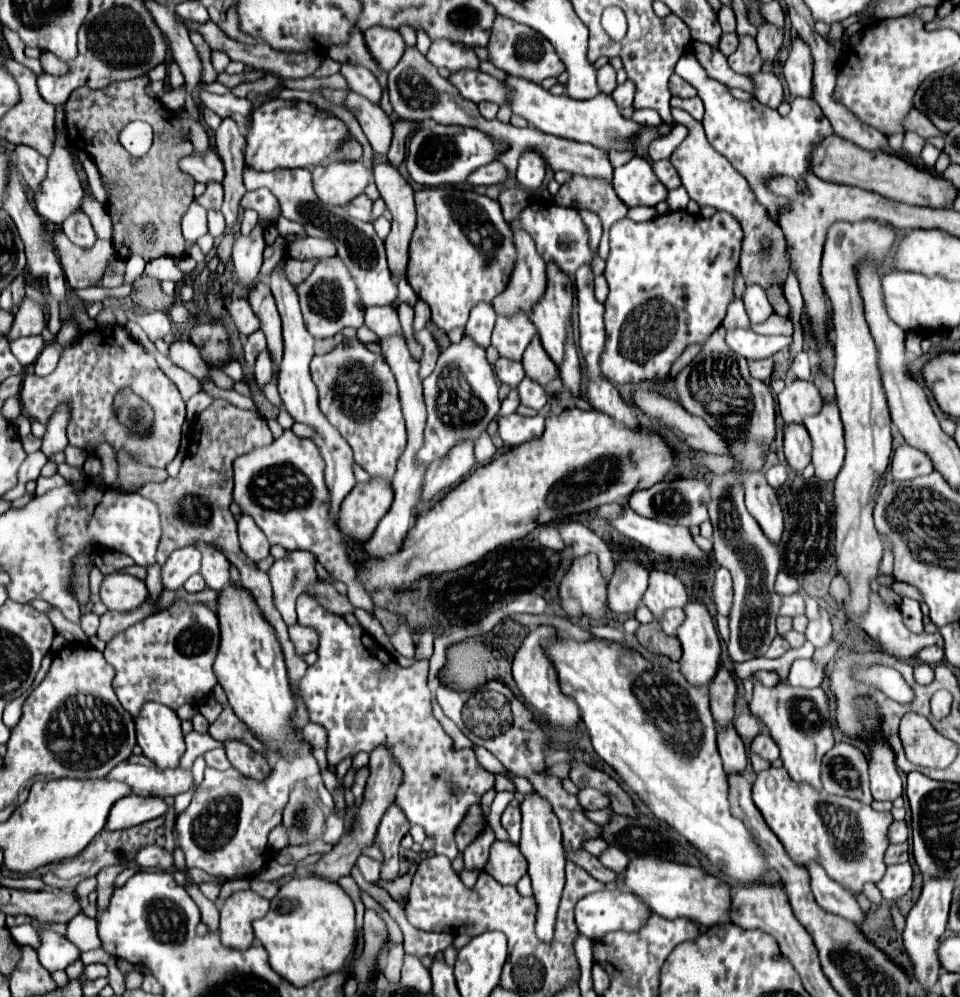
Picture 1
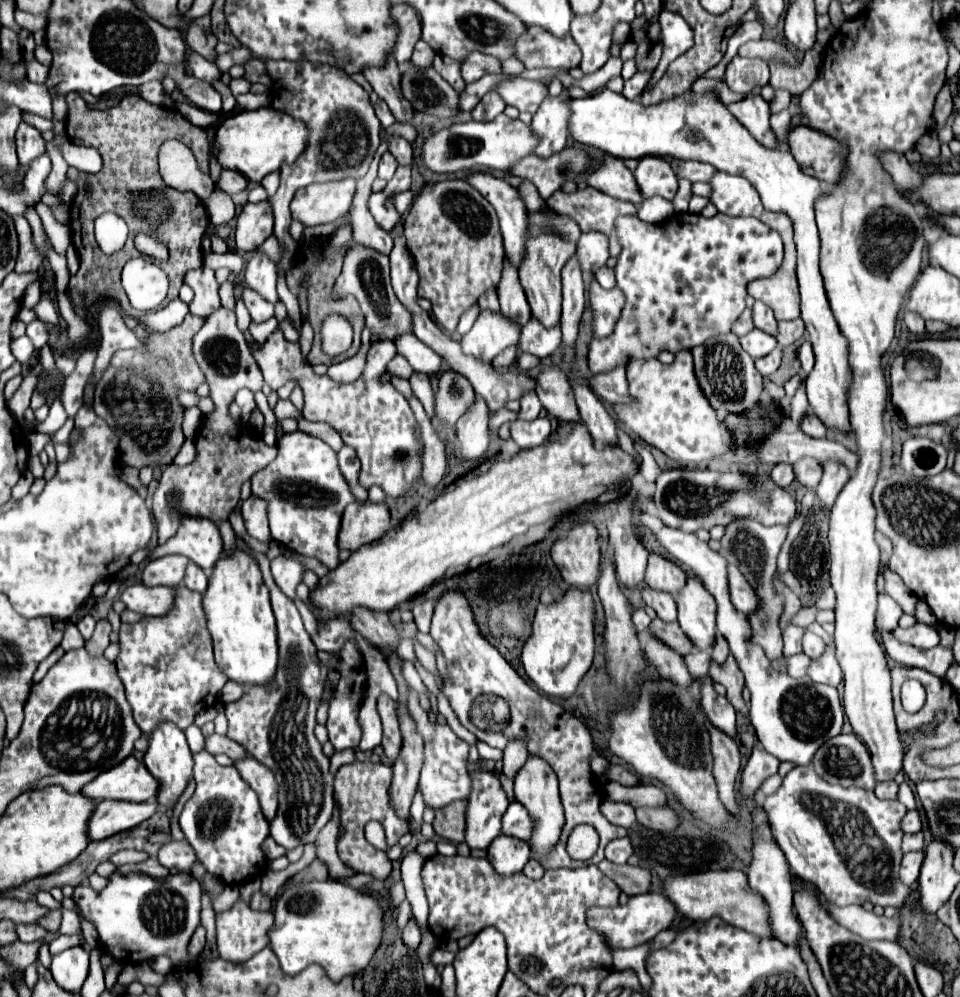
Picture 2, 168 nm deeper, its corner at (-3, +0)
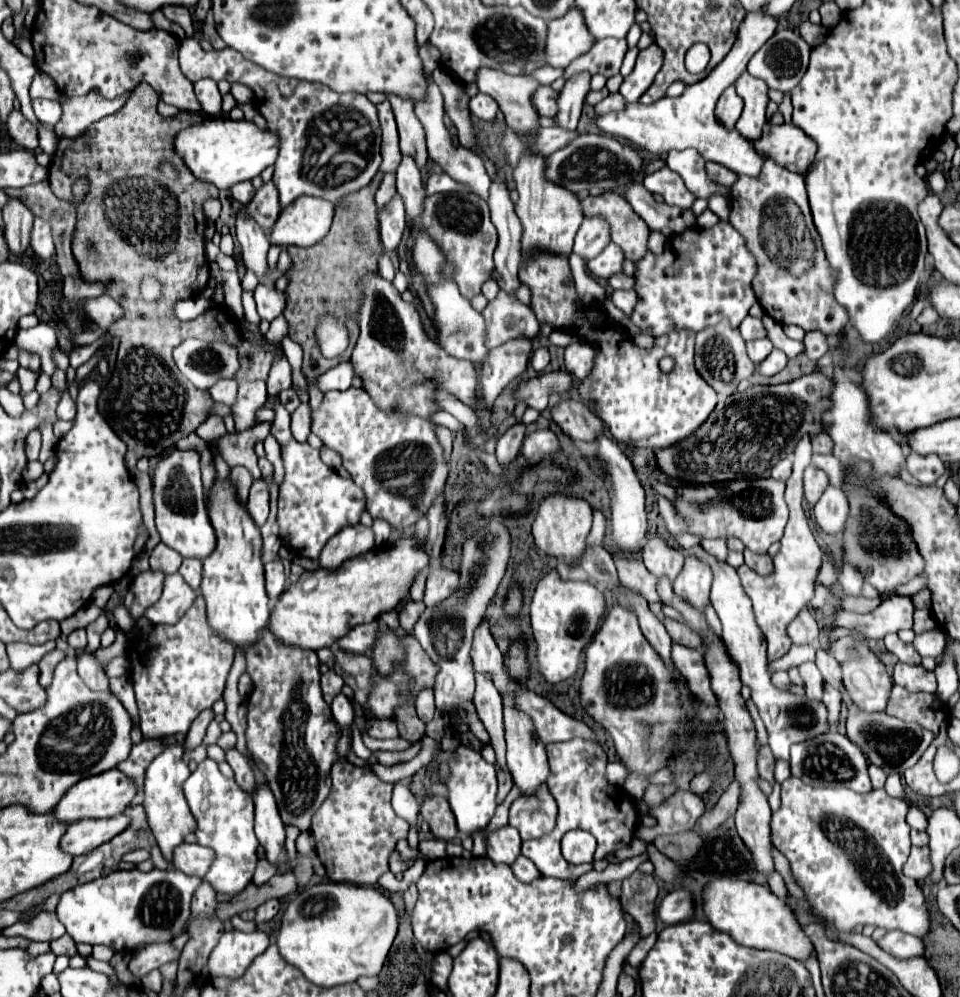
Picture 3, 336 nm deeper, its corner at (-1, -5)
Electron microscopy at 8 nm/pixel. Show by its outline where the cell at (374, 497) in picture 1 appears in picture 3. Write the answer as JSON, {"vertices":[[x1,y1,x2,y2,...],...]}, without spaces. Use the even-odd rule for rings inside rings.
{"vertices":[[356,525,356,527,346,527,342,533,332,537,328,545,324,545,318,561,320,567,324,569,338,569,344,561,364,555,374,549,374,533,368,527]]}

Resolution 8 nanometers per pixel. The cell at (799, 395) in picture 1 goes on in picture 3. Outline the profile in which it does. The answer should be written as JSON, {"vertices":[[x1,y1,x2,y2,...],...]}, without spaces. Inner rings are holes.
{"vertices":[[818,435,812,439,812,451,814,453,832,453,832,447,834,447,834,441,830,439,830,435]]}

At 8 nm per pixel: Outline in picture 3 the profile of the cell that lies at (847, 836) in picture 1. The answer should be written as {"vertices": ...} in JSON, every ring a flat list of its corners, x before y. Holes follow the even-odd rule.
{"vertices":[[790,777,788,781,782,783,782,807,778,813,772,815,772,843,774,847,790,861,790,873,796,881,796,885,804,891,806,895,806,901,812,909,812,915,824,923,832,923,836,931,840,933,848,933,852,931,856,925,876,925,876,927,882,927,886,931,902,931,902,933,908,933,908,935,916,935,916,937,926,937,928,931,930,931,930,911,926,907,926,899,924,899,924,893,920,889,920,885,906,877,902,873,902,865,906,863,906,857,910,853,910,825,906,823,906,815,908,815,908,801,906,799,900,799,900,797,890,797,884,789,876,789,876,791,870,791,870,793,864,793,864,795,858,795,854,791,848,791,848,789,830,789,830,787,810,787,802,781,798,781,796,777]]}

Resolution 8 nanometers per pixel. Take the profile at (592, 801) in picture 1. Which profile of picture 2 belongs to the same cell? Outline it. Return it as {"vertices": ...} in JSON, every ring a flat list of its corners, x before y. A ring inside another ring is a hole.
{"vertices":[[608,782,604,786,604,796,610,802,626,802,630,806,664,806,666,794,652,784,636,784,636,786,620,786,616,782]]}

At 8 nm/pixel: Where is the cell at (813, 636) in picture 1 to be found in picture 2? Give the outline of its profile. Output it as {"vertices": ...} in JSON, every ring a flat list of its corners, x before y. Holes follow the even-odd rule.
{"vertices":[[826,644,826,650,820,658,814,658,808,666,808,678,812,682,822,682,830,686,838,686,842,680,842,670,836,660,836,648,834,644]]}

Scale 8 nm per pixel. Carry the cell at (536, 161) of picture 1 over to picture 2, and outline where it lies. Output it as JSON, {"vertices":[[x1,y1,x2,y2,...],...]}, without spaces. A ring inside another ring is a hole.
{"vertices":[[566,90,558,98,548,96,532,118,530,128,532,134,538,136,538,146,532,150,532,154,538,158,550,158,552,154,558,154,568,142,568,106,564,100,568,100]]}

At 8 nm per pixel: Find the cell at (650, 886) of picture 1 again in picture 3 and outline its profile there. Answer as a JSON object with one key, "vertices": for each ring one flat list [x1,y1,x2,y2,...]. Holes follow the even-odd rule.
{"vertices":[[738,877,716,879,704,887,704,913,716,929,730,933,738,943,746,947,778,951,798,961,806,961,814,951,814,945,798,925,794,911,764,885]]}

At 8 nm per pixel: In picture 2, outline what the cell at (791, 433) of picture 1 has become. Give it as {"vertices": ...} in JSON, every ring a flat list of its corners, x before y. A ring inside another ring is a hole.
{"vertices":[[806,456,806,458,802,458,802,460,798,460,798,462,794,464,794,474,796,474,796,480,798,480,802,486,814,490,814,488,818,486,818,482,820,482,822,466,818,464,816,458,808,458,808,456]]}

